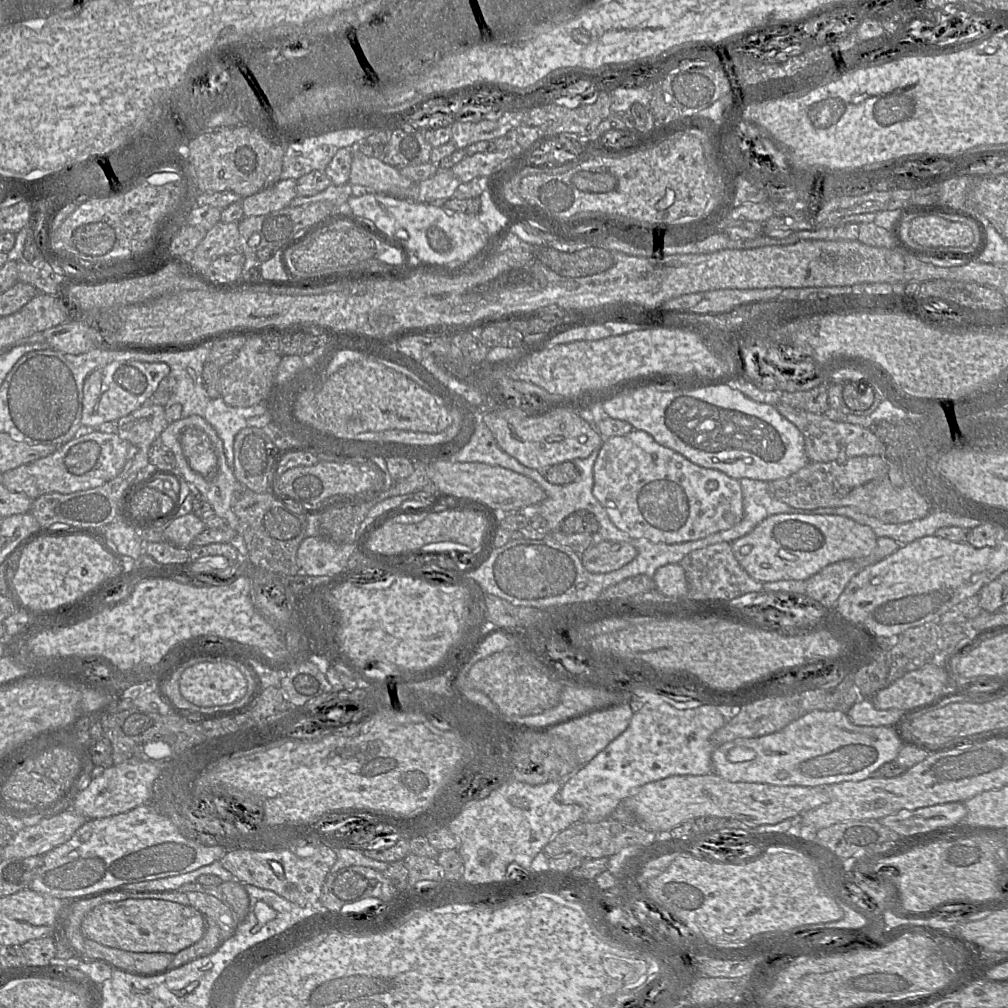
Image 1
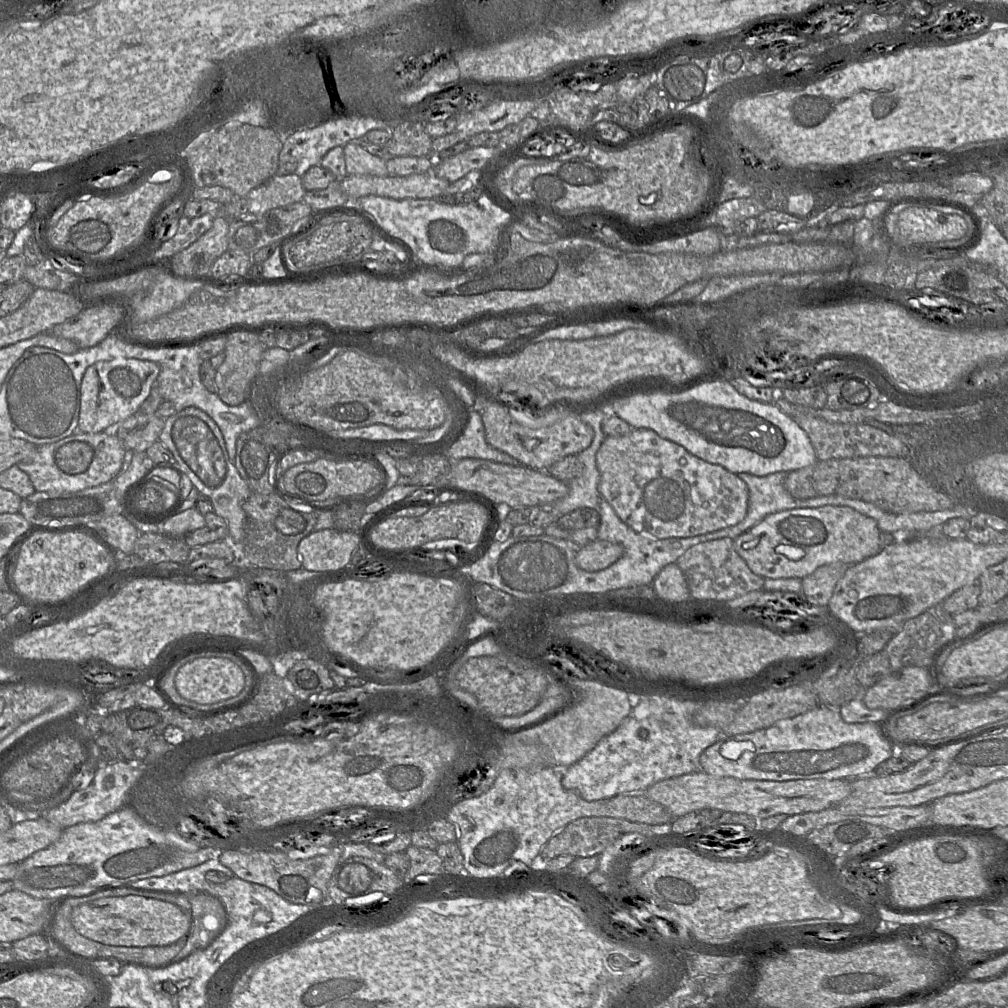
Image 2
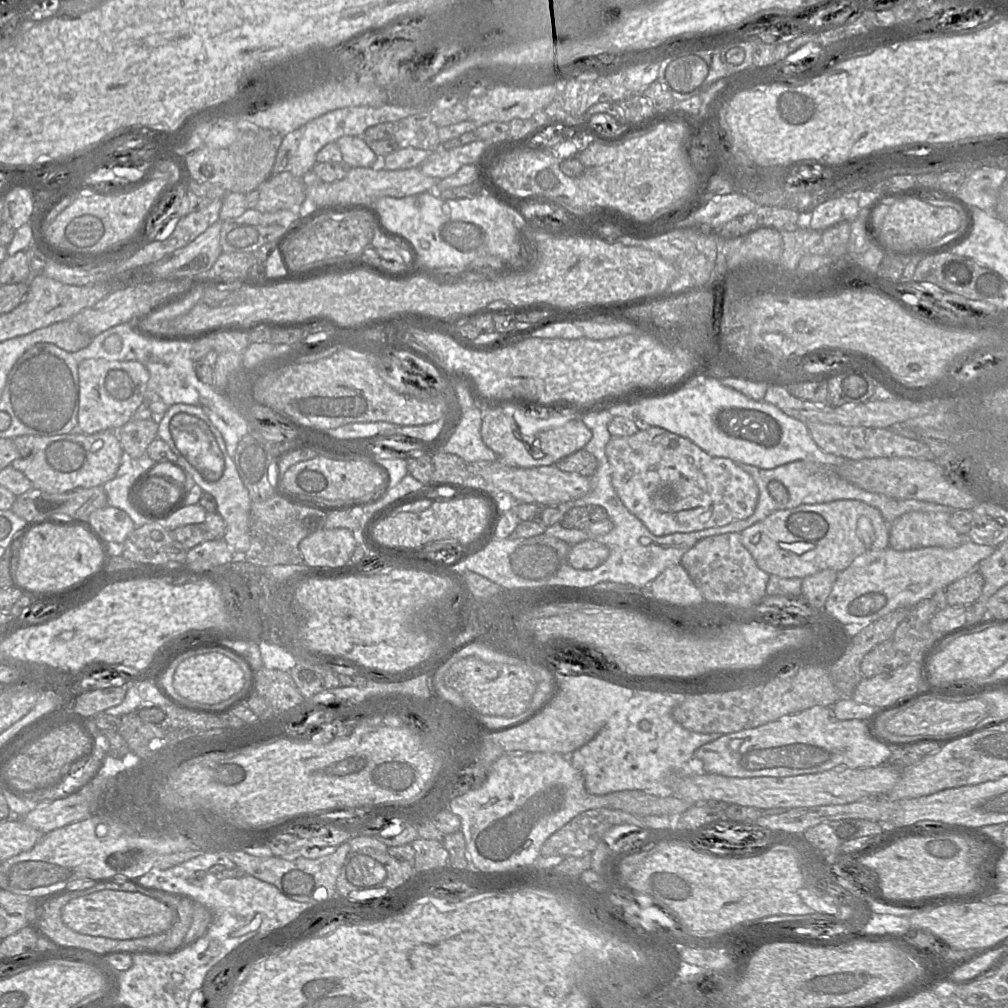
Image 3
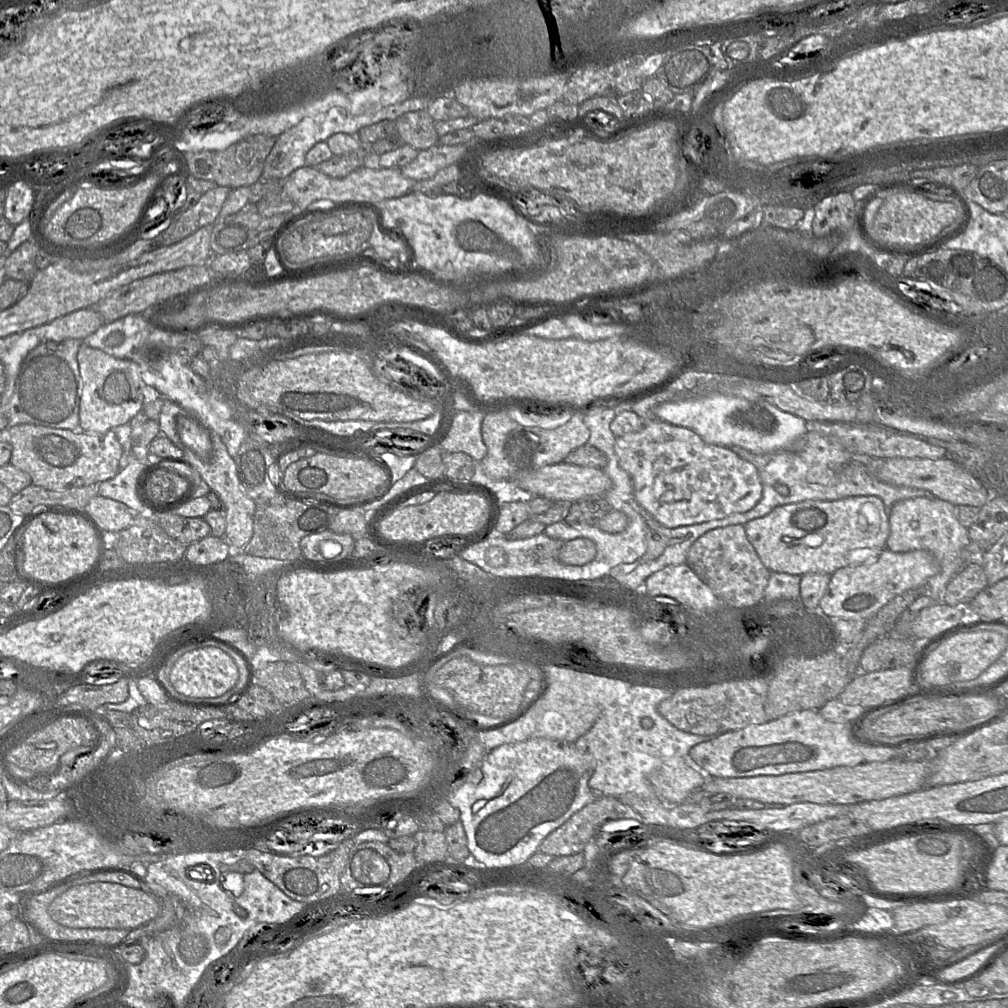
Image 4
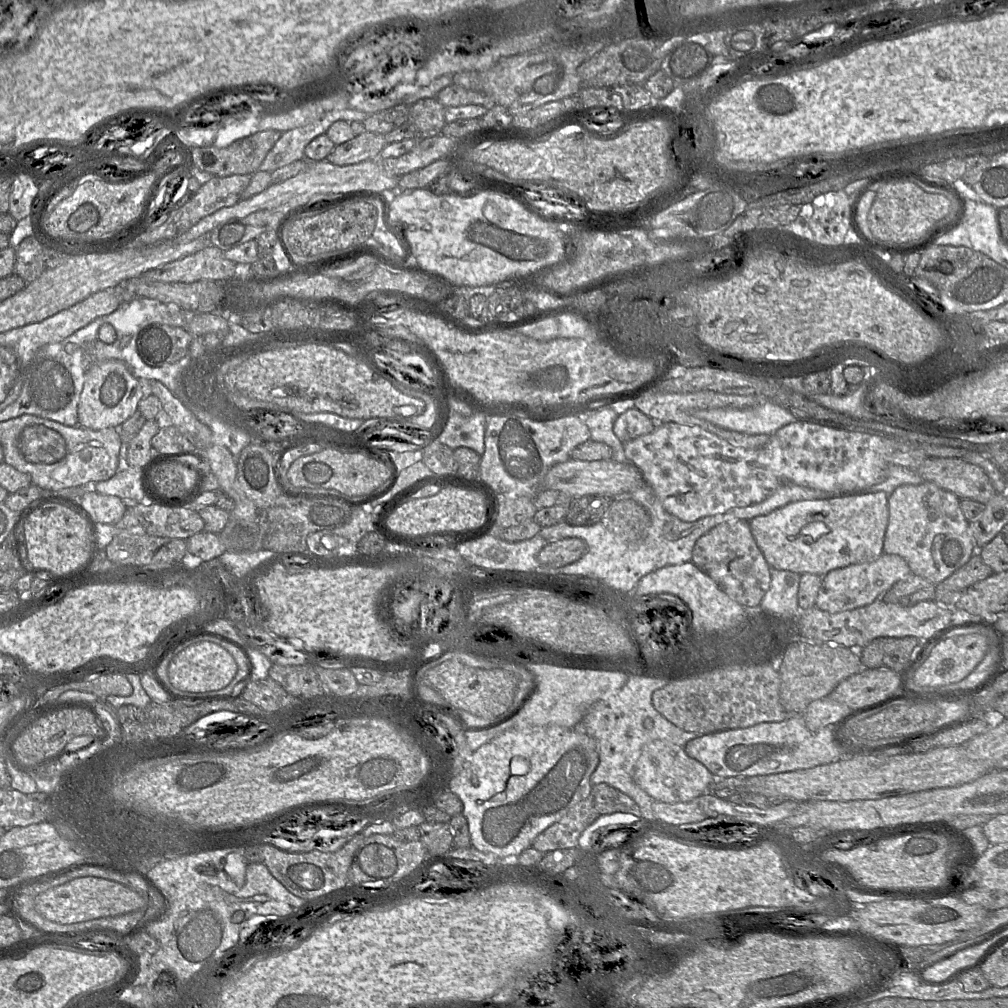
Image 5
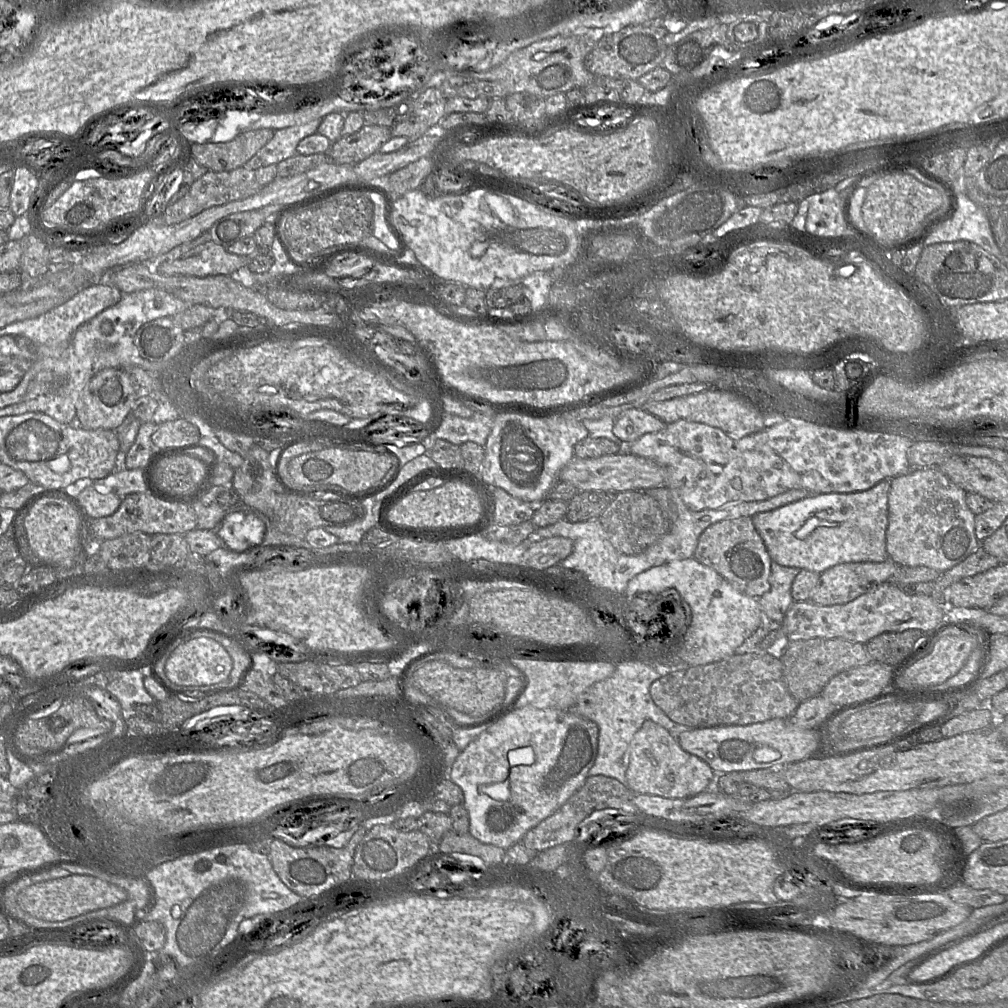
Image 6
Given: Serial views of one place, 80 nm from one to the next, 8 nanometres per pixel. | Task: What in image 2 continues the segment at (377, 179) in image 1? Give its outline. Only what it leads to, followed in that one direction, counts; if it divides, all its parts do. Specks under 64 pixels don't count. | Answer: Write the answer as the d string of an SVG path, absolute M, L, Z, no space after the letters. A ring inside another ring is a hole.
M349 142L344 147L344 158L347 174L388 176L386 160L374 156L357 142Z

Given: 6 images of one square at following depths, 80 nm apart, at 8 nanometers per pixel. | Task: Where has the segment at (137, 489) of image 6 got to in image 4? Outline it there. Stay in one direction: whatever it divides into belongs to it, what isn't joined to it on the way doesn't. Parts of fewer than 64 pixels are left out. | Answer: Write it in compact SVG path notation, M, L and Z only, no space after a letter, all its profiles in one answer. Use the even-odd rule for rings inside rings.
M130 460L121 468L118 474L109 480L99 483L98 495L124 503L130 508L130 514L135 518L152 520L153 513L138 499L135 484L136 478L144 463Z

